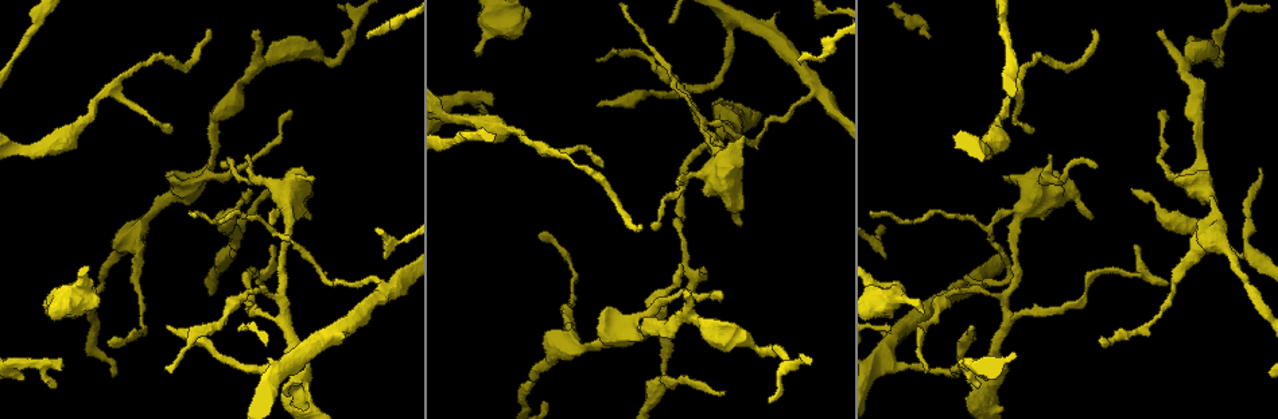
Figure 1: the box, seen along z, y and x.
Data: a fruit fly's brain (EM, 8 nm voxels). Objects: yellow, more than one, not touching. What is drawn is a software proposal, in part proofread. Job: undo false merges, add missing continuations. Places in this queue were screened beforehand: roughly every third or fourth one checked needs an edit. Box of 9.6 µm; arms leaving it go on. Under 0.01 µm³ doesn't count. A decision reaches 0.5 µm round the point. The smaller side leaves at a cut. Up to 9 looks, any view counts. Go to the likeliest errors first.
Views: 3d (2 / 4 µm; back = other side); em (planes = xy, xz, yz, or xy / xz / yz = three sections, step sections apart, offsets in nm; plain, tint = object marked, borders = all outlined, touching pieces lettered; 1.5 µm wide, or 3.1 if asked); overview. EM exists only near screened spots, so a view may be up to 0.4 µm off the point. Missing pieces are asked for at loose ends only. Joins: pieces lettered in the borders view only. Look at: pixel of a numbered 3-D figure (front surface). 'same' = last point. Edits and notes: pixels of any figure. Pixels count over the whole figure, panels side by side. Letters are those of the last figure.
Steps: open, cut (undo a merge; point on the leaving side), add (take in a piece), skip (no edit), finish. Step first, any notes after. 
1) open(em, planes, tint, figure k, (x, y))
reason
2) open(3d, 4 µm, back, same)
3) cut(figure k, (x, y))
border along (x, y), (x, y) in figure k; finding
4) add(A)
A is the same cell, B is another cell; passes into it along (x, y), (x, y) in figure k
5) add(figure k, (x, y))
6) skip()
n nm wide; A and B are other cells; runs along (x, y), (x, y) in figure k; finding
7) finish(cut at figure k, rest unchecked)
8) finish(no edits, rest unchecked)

open(3d, 4 µm, figure 1, (1260, 170))
free end

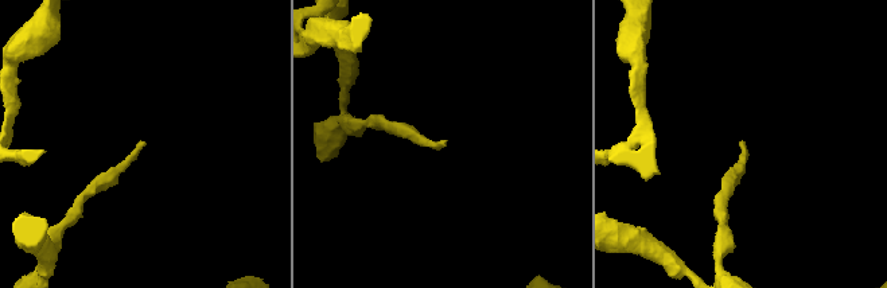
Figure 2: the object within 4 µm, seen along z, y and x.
open(em, planes, borders, figure 2, (741, 143))
now the EM

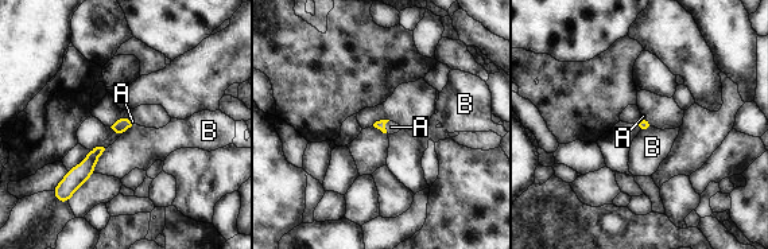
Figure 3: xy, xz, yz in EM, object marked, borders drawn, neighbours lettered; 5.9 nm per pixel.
add(A)
A is the same cell, B is another cell; passes into it along (380, 124), (384, 127), (391, 127) in figure 3; it goes on there

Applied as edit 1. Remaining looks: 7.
open(em, planes, borders, figure 1, (489, 102))
branch stops here

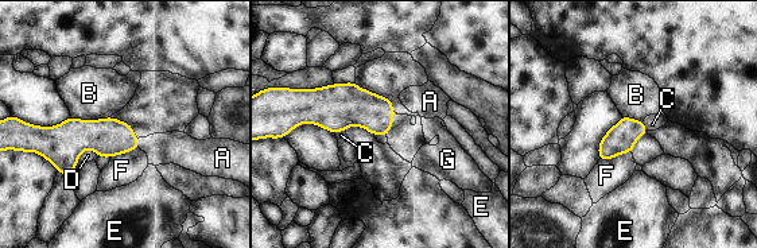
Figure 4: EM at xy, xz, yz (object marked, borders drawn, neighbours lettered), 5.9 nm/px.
add(A)
180 nm wide; A is the same cell, B, C, D, E, F and G are other cells; the neuron continues

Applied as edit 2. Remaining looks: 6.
open(em, planes, borders, figure 1, (604, 165))
tapers out

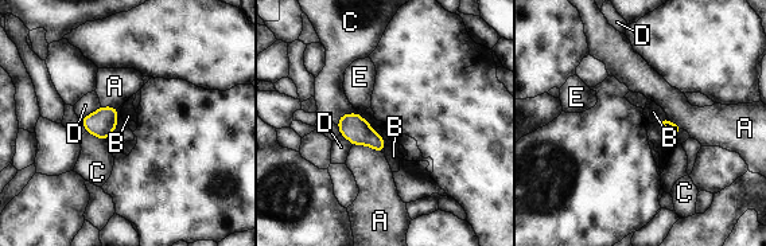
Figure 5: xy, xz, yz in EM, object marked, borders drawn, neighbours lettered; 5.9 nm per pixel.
skip()
70 nm wide; A, B, C, D and E are other cells; border along (657, 121), (661, 117), (669, 121) in figure 5; none of them fits

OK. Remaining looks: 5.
open(3d, 2 µm, figure 1, (289, 111))
branch stops here

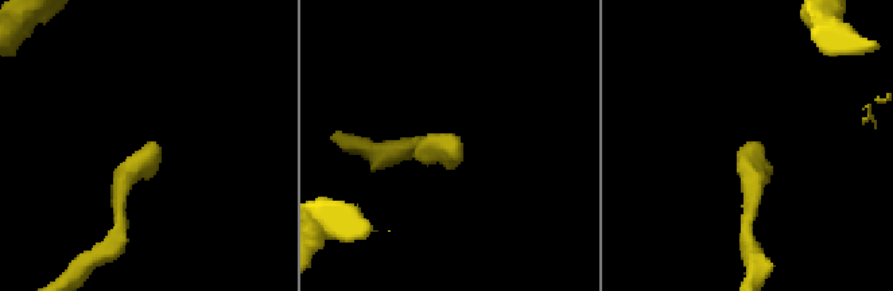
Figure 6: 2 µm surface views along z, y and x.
open(em, planes, borders, figure 6, (154, 147))

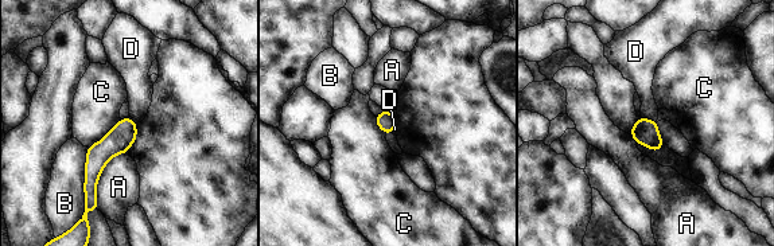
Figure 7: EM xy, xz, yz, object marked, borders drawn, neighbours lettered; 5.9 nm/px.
skip()
A, B, C and D are other cells; border along (641, 116), (656, 121) in figure 7; none of them fits

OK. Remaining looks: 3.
finish(add at figure 3, add at figure 4, rest unchecked)

